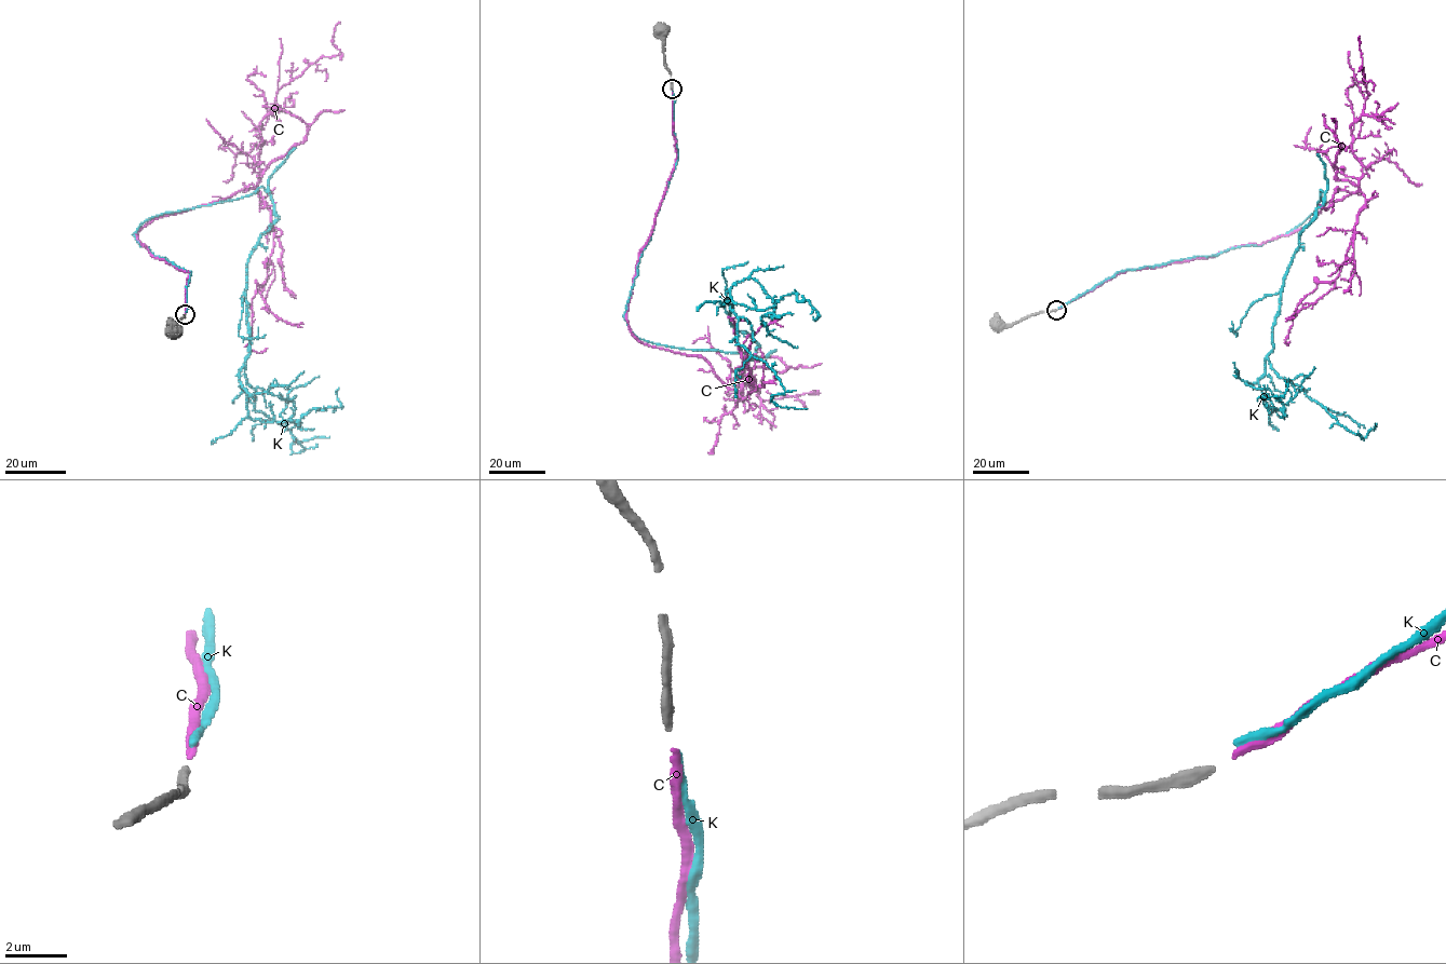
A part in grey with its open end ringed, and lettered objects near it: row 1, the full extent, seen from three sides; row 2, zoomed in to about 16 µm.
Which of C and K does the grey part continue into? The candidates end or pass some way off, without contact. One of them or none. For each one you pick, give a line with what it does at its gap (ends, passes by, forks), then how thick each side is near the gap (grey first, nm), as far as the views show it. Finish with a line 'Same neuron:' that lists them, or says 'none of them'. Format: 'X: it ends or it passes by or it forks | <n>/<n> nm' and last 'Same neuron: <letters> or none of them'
C: it ends | 320/240 nm
Same neuron: C

